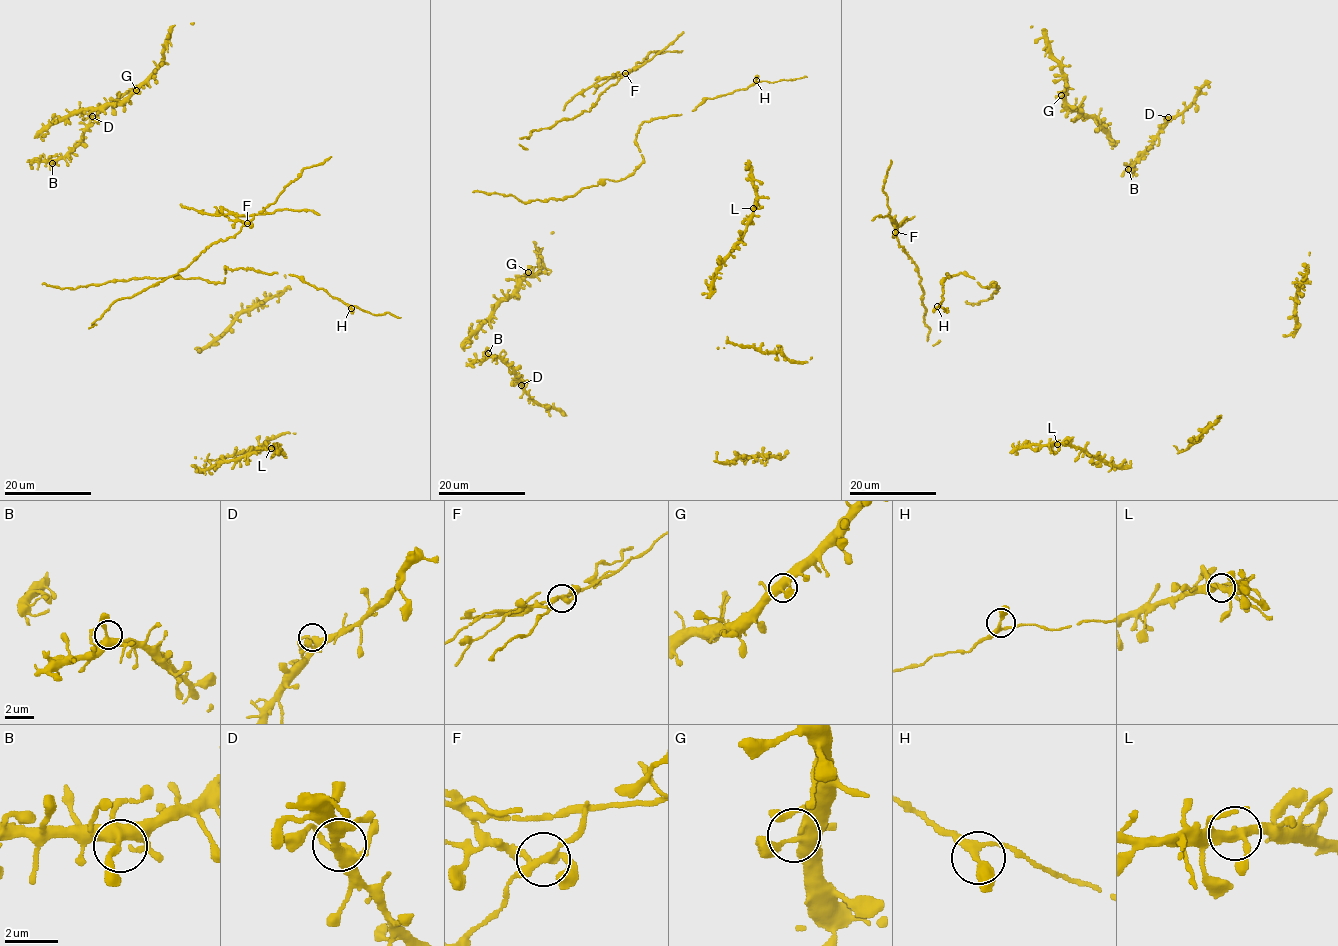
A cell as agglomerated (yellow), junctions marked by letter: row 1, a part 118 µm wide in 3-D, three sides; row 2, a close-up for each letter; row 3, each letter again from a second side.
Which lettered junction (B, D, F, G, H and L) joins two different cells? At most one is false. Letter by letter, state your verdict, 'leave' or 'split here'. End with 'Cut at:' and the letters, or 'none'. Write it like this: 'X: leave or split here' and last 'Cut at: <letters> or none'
B: leave
D: leave
F: split here
G: leave
H: leave
L: leave
Cut at: F

